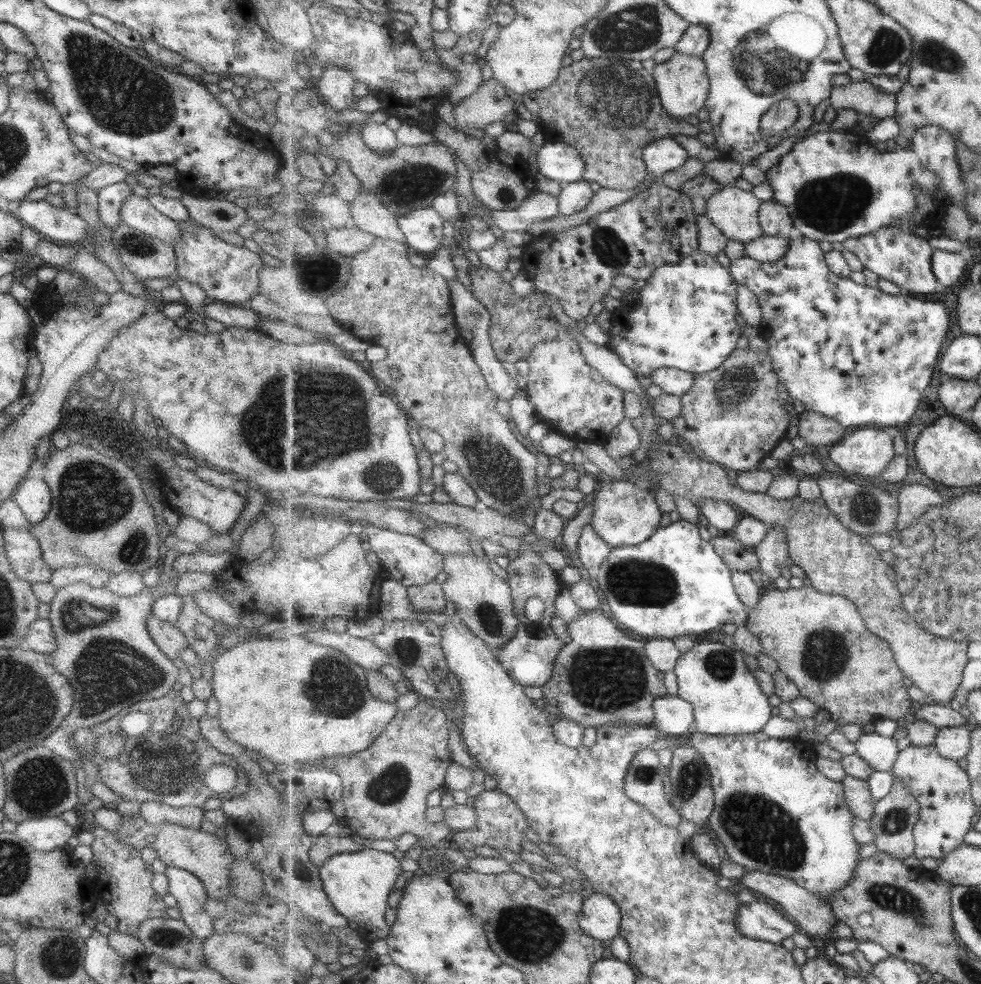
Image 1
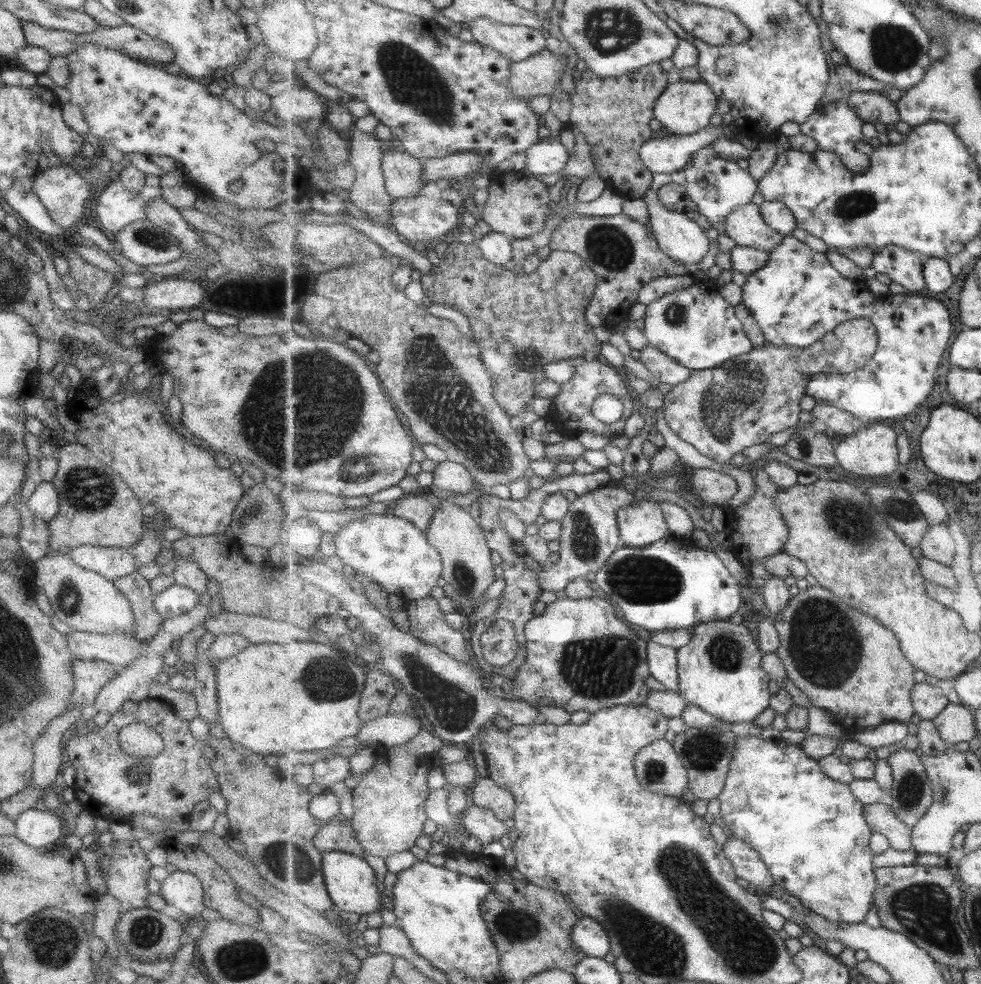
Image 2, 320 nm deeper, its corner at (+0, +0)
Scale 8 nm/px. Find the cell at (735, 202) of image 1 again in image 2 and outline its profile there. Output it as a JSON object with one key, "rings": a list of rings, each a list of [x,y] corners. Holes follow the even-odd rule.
{"rings":[[[757,204],[742,206],[727,219],[726,234],[733,238],[738,246],[770,253],[784,241],[783,234],[779,234],[769,226],[768,222],[765,222],[762,208]]]}

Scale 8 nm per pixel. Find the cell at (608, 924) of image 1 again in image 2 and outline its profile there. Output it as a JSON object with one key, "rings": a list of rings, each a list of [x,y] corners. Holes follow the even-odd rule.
{"rings":[[[581,915],[573,929],[572,938],[573,943],[587,957],[605,958],[611,952],[612,940],[609,939],[609,932],[590,916]]]}

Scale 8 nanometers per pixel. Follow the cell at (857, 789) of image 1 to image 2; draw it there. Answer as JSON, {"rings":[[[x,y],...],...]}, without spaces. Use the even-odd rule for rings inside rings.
{"rings":[[[889,802],[864,805],[864,813],[873,832],[887,836],[893,849],[907,852],[913,848],[912,828],[899,818]]]}

